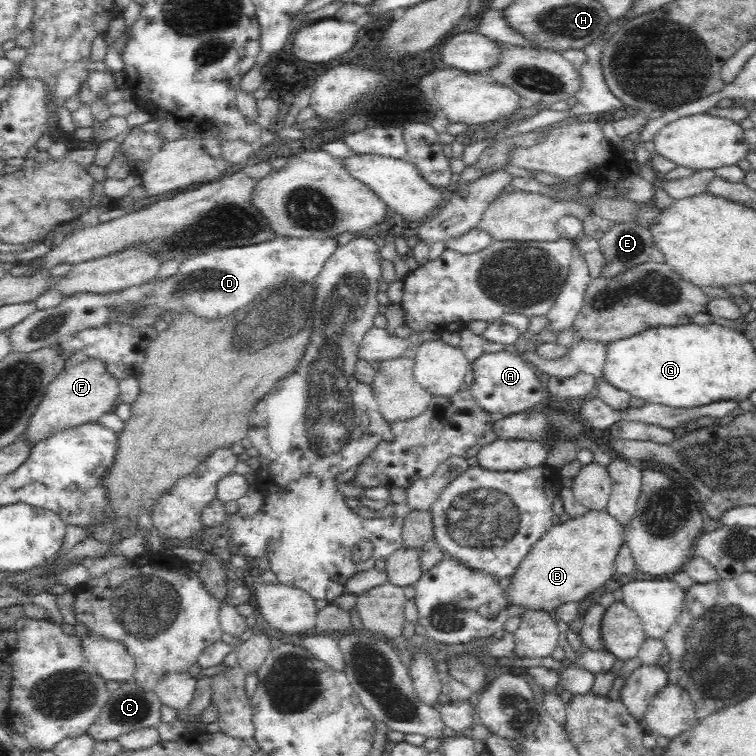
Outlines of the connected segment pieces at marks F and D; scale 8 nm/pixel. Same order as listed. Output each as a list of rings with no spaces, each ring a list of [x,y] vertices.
[[[90,358],[80,364],[66,364],[64,370],[47,386],[23,435],[36,443],[62,429],[96,422],[103,414],[115,410],[120,403],[119,379],[113,376],[107,371],[103,360]]]
[[[276,236],[263,243],[220,248],[188,257],[179,264],[176,274],[161,281],[152,279],[138,286],[106,294],[81,292],[68,295],[60,304],[37,310],[18,325],[6,330],[10,337],[10,352],[29,353],[65,340],[76,332],[110,323],[125,324],[132,328],[153,326],[158,318],[166,314],[166,310],[171,315],[178,314],[180,310],[190,310],[200,318],[218,320],[238,312],[256,300],[256,296],[263,290],[284,280],[312,282],[339,246],[336,237]]]

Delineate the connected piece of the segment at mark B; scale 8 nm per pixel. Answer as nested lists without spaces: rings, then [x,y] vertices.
[[[587,510],[584,516],[552,526],[511,575],[508,601],[528,611],[549,611],[565,602],[579,602],[612,579],[616,573],[614,560],[622,544],[626,544],[626,535],[627,526],[618,523],[606,510]]]

